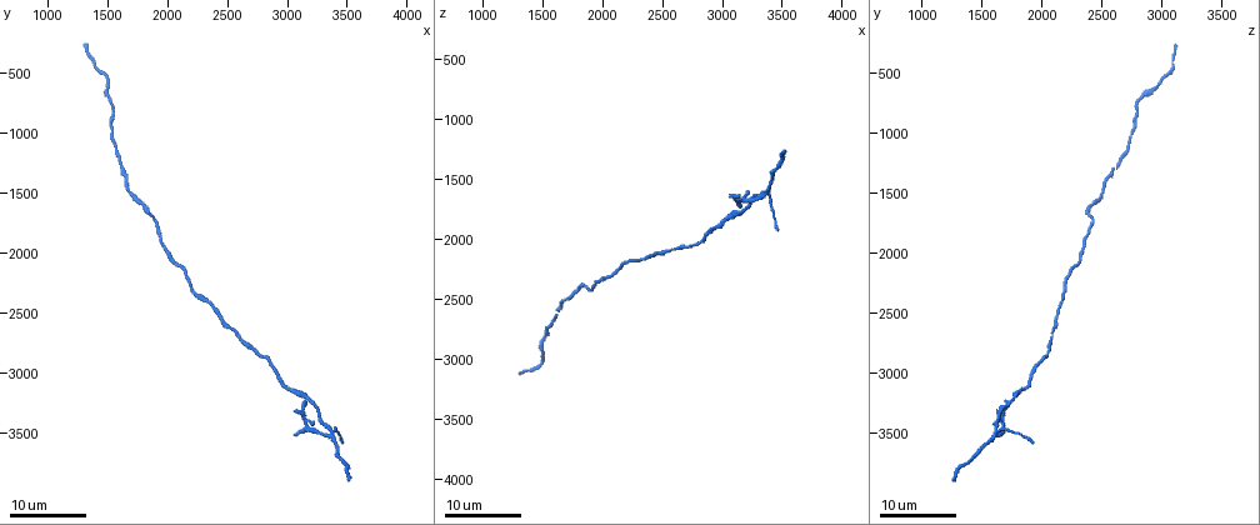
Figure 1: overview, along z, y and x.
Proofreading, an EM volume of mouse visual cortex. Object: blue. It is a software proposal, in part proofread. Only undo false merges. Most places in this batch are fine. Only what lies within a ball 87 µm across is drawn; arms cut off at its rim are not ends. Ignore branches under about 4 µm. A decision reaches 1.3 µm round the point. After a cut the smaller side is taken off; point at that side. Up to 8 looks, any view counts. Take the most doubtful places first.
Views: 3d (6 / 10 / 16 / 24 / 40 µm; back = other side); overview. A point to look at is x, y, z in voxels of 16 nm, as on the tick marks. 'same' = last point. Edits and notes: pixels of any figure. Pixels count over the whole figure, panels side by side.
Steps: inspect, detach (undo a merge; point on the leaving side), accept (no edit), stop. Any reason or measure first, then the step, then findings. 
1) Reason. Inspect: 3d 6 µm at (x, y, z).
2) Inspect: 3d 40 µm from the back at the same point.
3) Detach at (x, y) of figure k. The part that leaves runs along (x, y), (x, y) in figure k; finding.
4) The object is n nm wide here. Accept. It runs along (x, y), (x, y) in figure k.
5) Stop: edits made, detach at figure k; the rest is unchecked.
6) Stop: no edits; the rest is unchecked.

Four or more arms meet. Inspect: 3d 16 µm at (3380, 3500, 1640).

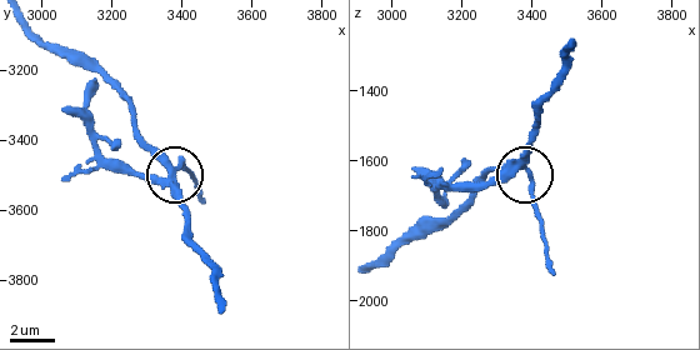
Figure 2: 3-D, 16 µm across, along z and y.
Inspect: 3d 6 µm at (3380, 3500, 1620).

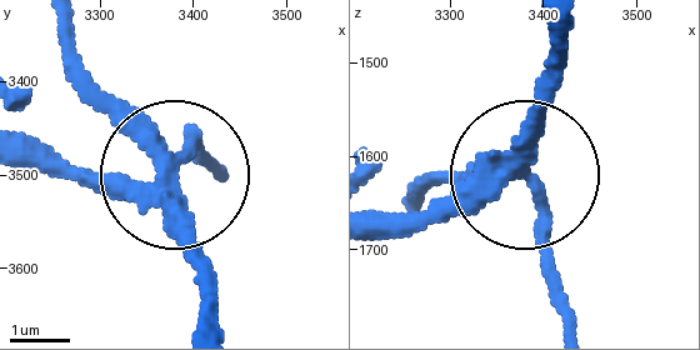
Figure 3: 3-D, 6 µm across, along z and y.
The object is 270 nm wide here. Detach at (193, 139) of figure 3. The part that leaves runs along (155, 180), (25, 160) in figure 3; two cells meet here.

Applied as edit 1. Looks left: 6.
Sudden change in width. Inspect: 3d 24 µm at (3140, 3160, 1760).

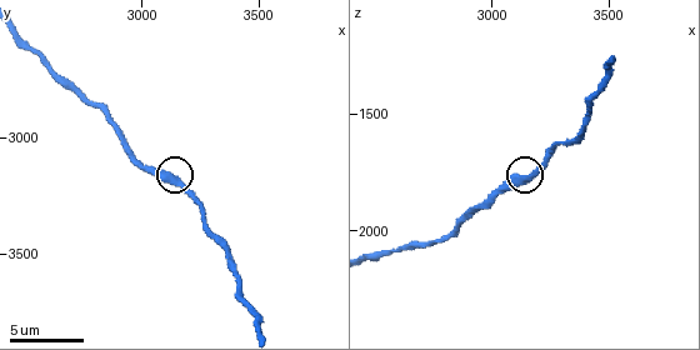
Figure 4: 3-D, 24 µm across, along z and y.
Zoom in. Inspect: 3d 10 µm at (3130, 3190, 1780).

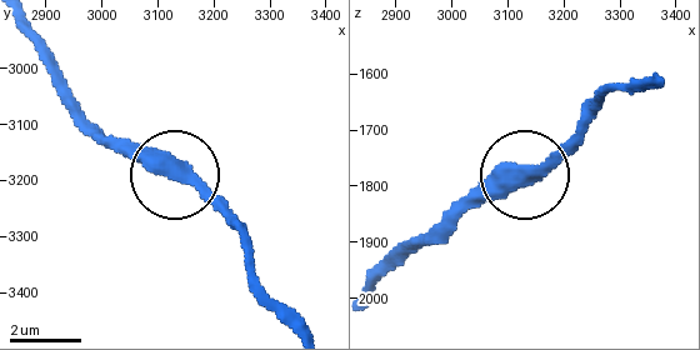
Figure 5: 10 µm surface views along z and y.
Inspect: 3d 10 µm from the back at (3135, 3185, 1780).

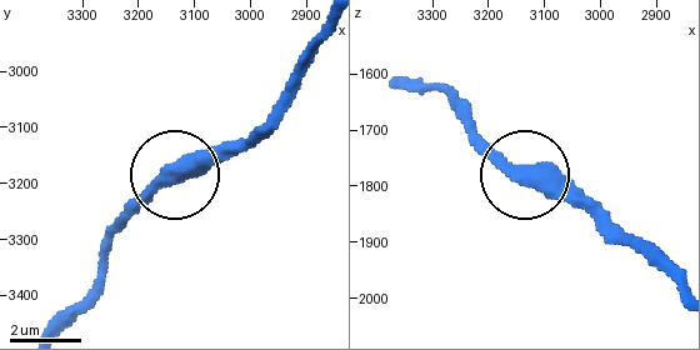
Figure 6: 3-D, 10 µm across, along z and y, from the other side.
The object is 450 nm wide here. Accept. It runs along (674, 271), (540, 191), (471, 123) in figure 6; all the same cell.

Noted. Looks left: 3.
Thick turns thin. Inspect: 3d 16 µm at (1820, 1640, 2380).

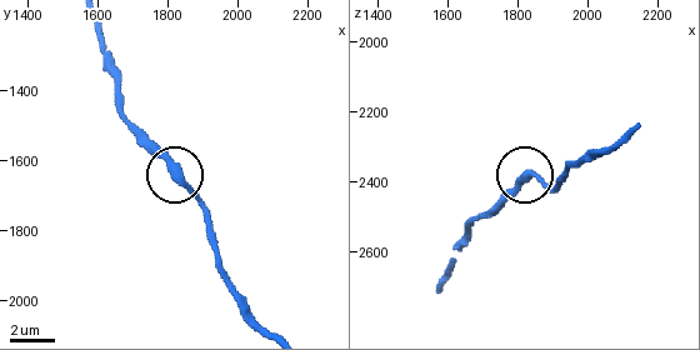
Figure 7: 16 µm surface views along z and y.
Closer look. Inspect: 3d 10 µm at (1840, 1640, 2380).

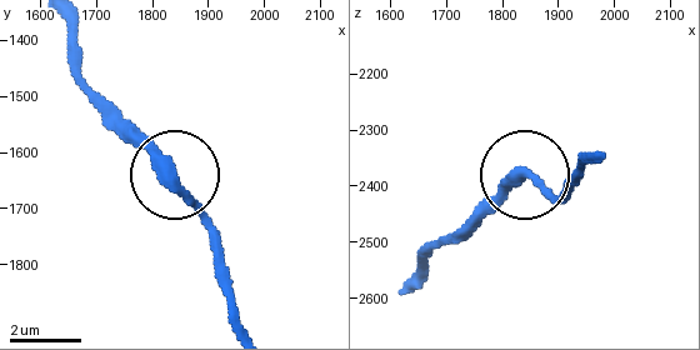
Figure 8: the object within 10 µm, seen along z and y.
Accept. It runs along (595, 160), (554, 196), (524, 181), (476, 229) in figure 8; all the same cell.

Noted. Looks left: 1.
Stop: edits made, detach at figure 3; the rest is unchecked.

